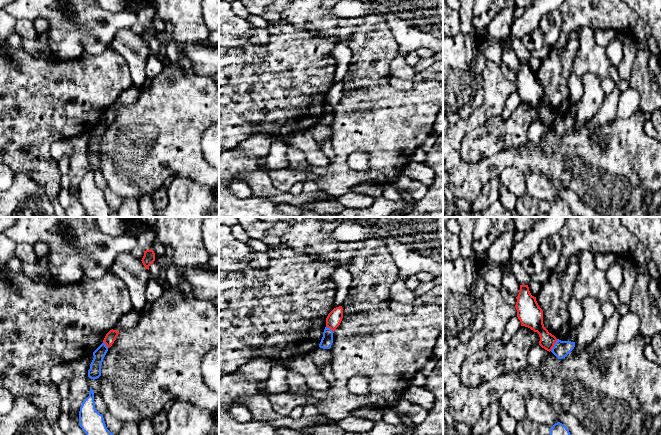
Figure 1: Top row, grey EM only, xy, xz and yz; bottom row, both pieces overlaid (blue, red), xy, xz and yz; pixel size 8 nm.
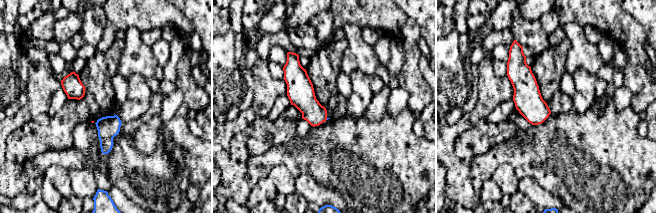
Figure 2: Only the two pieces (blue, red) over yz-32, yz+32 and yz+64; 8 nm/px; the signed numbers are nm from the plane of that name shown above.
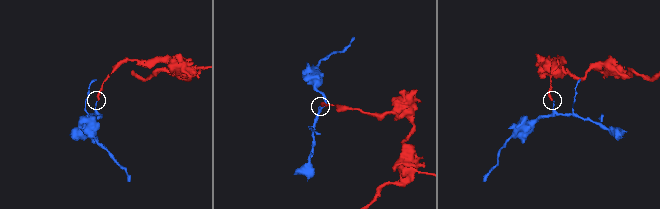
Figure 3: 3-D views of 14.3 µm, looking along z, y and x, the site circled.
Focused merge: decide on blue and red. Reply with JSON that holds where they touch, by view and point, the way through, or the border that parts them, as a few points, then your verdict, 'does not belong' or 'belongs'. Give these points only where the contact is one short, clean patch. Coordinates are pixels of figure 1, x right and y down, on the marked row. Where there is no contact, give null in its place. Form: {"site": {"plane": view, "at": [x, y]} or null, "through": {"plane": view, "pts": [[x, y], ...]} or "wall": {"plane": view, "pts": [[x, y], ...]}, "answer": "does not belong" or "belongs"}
{"site": {"plane": "yz", "at": [554, 345]}, "wall": {"plane": "yz", "pts": [[557, 339], [550, 350]]}, "answer": "does not belong"}

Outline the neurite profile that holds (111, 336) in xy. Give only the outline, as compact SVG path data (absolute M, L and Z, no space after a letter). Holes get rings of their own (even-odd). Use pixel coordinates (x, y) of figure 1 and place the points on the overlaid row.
M113 329L110 330L110 331L106 334L103 342L106 344L106 346L107 346L108 348L112 346L112 344L113 344L114 341L116 340L118 334L119 334L119 331L116 331L116 330L113 330Z

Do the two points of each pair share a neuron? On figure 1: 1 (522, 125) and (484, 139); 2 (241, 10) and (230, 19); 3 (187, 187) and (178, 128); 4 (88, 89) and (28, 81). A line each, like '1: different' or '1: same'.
1: same
2: different
3: different
4: same

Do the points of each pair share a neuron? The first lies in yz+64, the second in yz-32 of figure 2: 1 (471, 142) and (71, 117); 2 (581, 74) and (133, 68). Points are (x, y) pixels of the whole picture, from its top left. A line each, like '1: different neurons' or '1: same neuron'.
1: same neuron
2: different neurons

